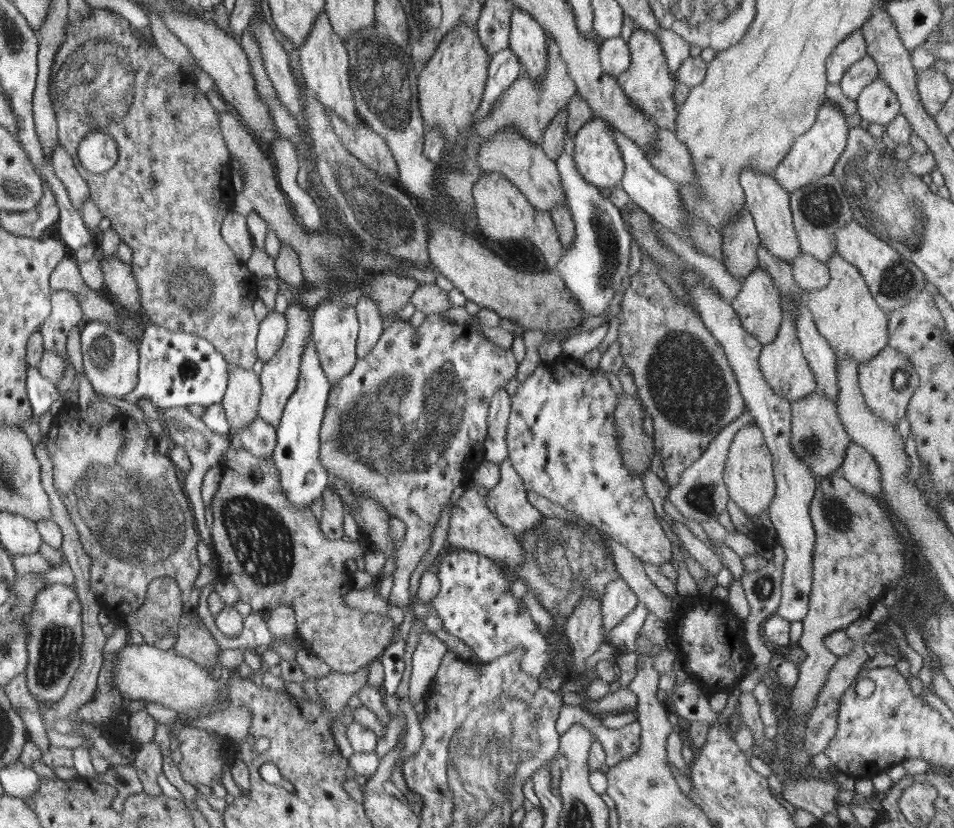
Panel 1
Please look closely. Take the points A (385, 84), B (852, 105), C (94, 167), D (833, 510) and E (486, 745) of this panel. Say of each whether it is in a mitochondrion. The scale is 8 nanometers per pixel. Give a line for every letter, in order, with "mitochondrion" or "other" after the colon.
A: mitochondrion
B: other
C: other
D: mitochondrion
E: mitochondrion

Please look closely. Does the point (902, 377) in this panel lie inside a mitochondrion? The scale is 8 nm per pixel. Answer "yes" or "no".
yes

